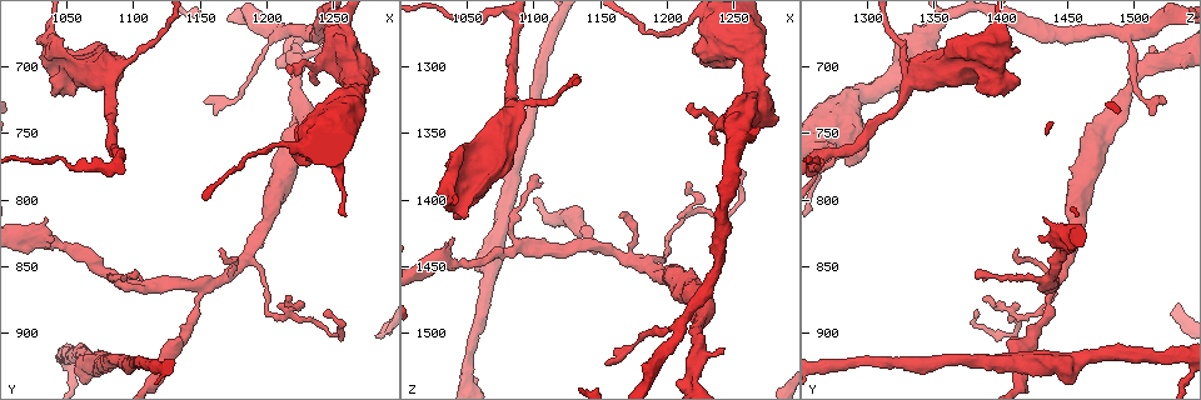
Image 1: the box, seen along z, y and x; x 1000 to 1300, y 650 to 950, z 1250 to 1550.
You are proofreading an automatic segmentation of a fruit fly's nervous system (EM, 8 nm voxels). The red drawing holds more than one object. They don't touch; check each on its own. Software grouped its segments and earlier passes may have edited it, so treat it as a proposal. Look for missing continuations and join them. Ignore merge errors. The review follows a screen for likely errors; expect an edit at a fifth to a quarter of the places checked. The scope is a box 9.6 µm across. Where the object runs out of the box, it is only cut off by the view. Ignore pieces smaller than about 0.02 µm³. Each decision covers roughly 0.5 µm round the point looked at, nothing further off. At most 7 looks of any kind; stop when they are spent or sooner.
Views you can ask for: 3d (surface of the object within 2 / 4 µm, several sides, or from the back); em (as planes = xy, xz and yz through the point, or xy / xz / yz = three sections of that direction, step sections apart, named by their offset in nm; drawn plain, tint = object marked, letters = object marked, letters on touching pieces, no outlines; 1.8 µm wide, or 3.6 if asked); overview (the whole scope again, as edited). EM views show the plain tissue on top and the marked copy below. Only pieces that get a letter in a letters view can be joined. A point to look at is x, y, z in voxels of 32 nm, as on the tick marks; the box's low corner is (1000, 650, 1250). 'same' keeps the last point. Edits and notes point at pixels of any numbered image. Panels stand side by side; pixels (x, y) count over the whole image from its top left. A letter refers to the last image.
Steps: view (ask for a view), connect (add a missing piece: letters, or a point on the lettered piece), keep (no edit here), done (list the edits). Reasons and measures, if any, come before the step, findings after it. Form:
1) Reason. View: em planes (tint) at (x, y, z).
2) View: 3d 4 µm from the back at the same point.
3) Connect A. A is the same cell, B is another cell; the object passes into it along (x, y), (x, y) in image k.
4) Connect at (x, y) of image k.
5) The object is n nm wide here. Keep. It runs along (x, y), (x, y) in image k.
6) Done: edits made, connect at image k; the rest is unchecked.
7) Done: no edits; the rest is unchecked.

Free end. View: 3d 2 µm at (1038, 830, 1432).

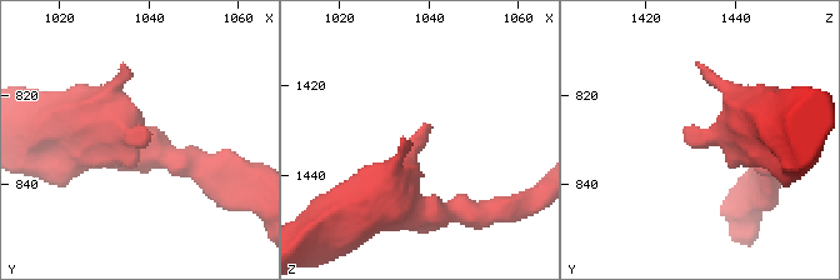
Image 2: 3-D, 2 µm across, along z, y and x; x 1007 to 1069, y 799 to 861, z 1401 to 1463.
Now the EM. View: em planes (tint) at (1040, 831, 1429).

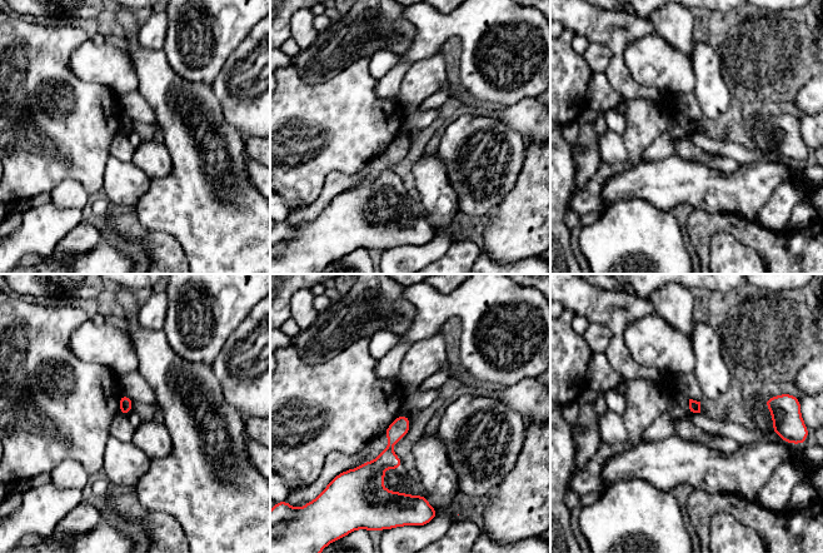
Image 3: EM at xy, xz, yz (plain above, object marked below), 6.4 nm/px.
See the neighbours. View: em planes (letters) at the same point.

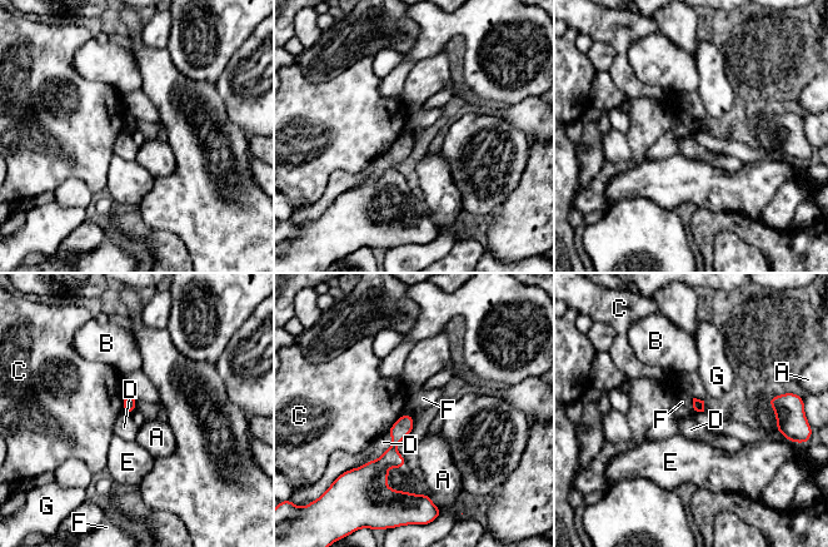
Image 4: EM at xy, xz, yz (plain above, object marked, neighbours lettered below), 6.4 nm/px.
Keep. A, B, C, D, E, F and G are other cells; a border runs along (692, 398), (694, 409) in image 4; none of them fits.

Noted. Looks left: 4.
Free end. View: em 3.6 µm xz step 4 (letters) at (1076, 684, 1374).

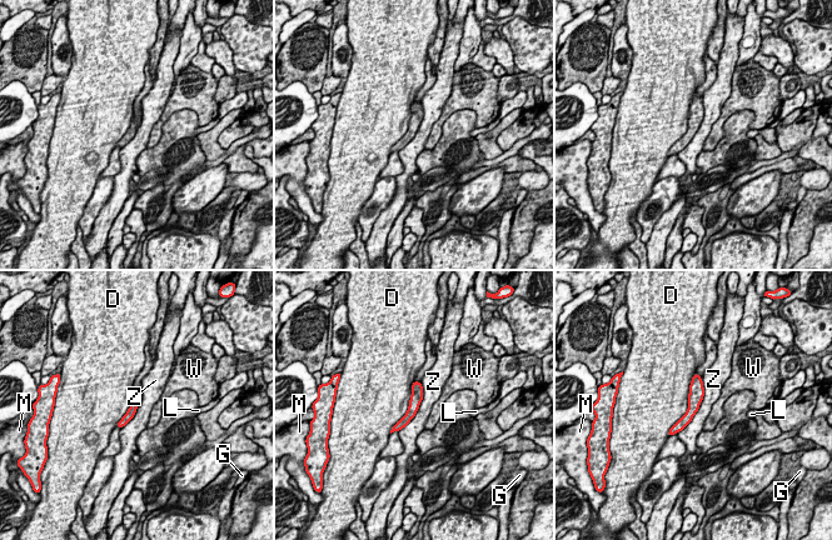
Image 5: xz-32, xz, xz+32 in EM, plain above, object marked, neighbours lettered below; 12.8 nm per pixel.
Cut it another way. View: em 3.6 µm yz step 4 (letters) at the same point.

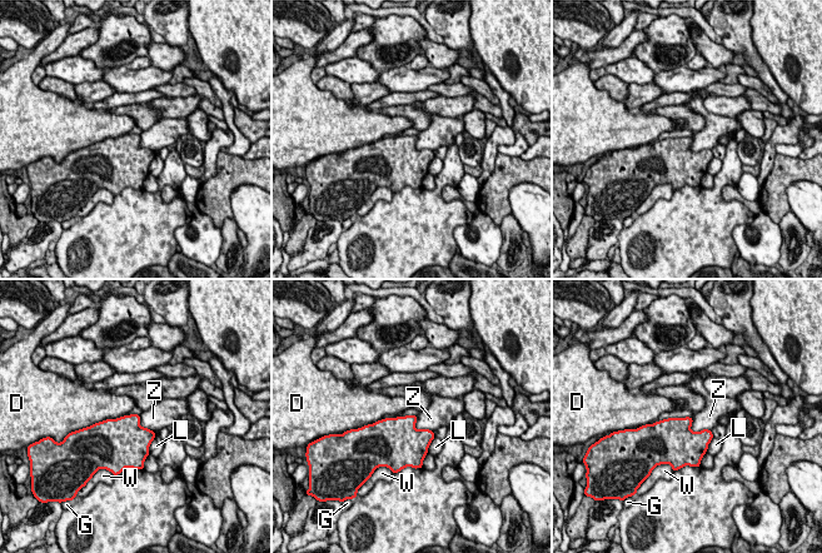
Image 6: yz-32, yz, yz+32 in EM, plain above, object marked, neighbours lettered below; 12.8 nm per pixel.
The object is 220 nm wide here; the longest contact is with D, 550 nm. Keep. D, G, L, W and Z are other cells; none of them fits.

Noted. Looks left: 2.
Thin end. View: em planes (letters) at (1216, 874, 1388).

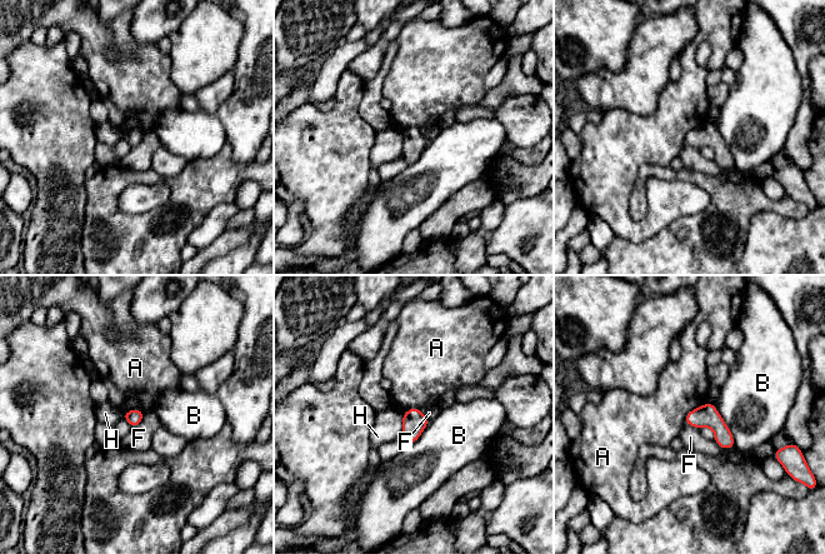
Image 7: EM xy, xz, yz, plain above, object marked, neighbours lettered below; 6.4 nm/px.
The longest contact is with B, 320 nm. Keep. A, B, F and H are other cells; a border runs along (709, 400), (691, 409), (684, 423) in image 7; no lettered piece goes on from it.

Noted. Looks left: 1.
Done: no edits; the rest is unchecked.

